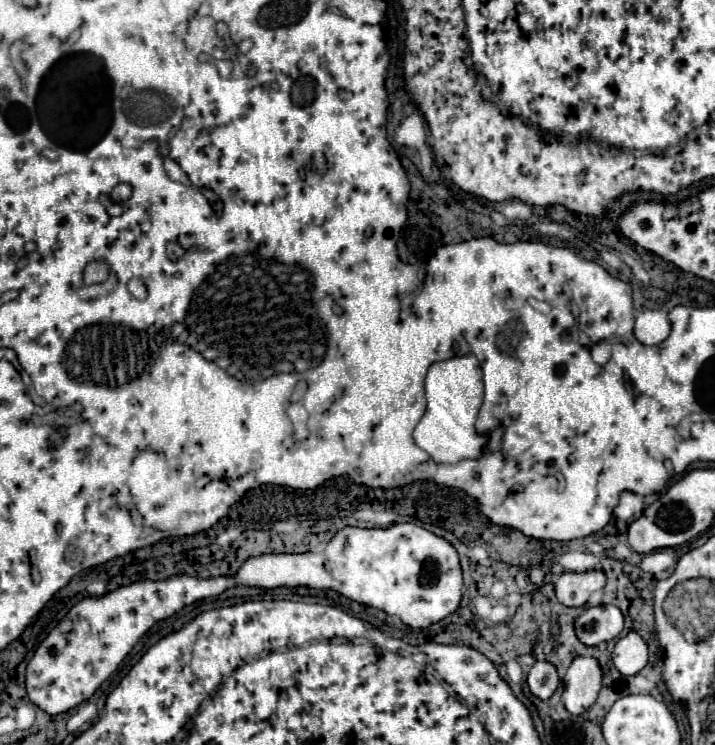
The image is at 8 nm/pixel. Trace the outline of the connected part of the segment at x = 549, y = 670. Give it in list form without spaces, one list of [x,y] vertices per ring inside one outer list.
[[[536,662],[528,672],[530,692],[540,700],[548,700],[558,688],[558,684],[560,684],[558,672],[550,662]]]

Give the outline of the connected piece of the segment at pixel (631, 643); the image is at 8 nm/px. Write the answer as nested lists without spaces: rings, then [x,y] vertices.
[[[638,632],[622,636],[612,650],[612,662],[624,676],[638,674],[648,664],[648,646],[642,636]]]

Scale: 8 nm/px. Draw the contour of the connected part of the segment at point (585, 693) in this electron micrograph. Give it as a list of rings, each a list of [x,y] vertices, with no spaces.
[[[576,656],[564,676],[564,706],[570,714],[588,710],[602,688],[602,670],[596,658]]]

